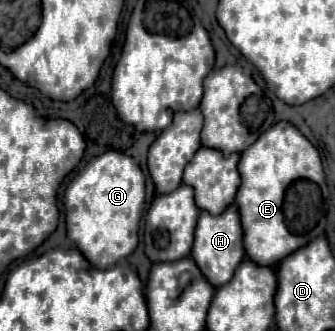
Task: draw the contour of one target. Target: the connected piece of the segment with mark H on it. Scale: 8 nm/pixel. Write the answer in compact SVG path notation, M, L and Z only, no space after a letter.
M230 206L220 216L210 216L208 212L200 214L198 226L196 226L196 232L194 232L194 244L192 244L192 254L190 256L196 262L196 266L200 268L200 272L204 274L204 278L214 288L224 286L232 278L236 266L240 266L240 262L244 260L242 228L240 228L240 218L238 218L236 206Z

